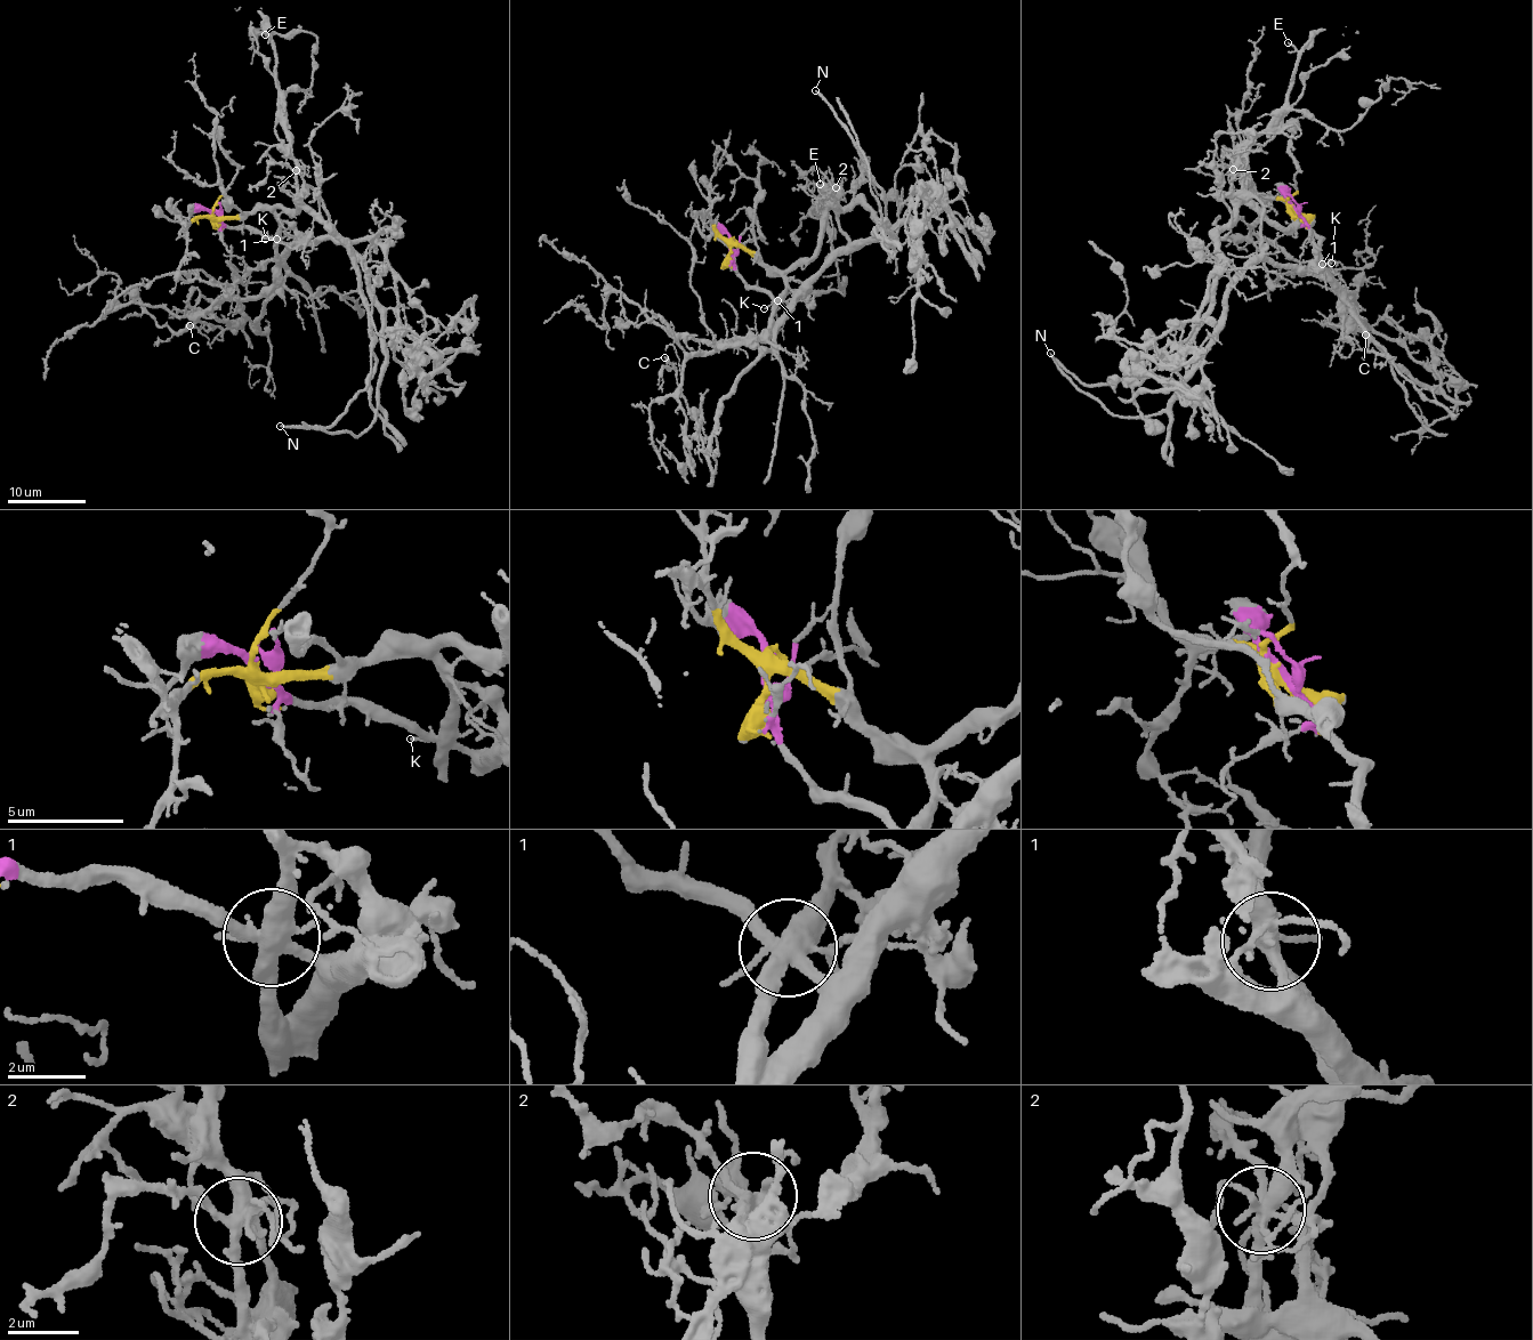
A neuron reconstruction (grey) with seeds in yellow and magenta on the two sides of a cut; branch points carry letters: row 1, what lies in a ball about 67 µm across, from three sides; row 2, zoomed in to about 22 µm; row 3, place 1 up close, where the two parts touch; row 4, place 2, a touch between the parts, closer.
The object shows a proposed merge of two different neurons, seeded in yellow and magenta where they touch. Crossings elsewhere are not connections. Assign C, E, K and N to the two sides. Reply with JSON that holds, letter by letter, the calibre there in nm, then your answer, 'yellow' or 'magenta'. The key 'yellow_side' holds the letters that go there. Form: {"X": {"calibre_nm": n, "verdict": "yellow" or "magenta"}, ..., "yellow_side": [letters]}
{"C": {"calibre_nm": 200, "verdict": "magenta"}, "E": {"calibre_nm": 160, "verdict": "yellow"}, "K": {"calibre_nm": 100, "verdict": "magenta"}, "N": {"calibre_nm": 140, "verdict": "yellow"}, "yellow_side": ["E", "N"]}

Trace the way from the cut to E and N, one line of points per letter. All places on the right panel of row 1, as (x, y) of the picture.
E: (1292, 207), (1289, 215), (1304, 226), (1282, 228), (1232, 193), (1236, 154), (1285, 101), (1297, 57), (1288, 41)
N: (1292, 207), (1304, 226), (1282, 228), (1241, 204), (1219, 234), (1211, 307), (1177, 354), (1087, 386), (1049, 353)

